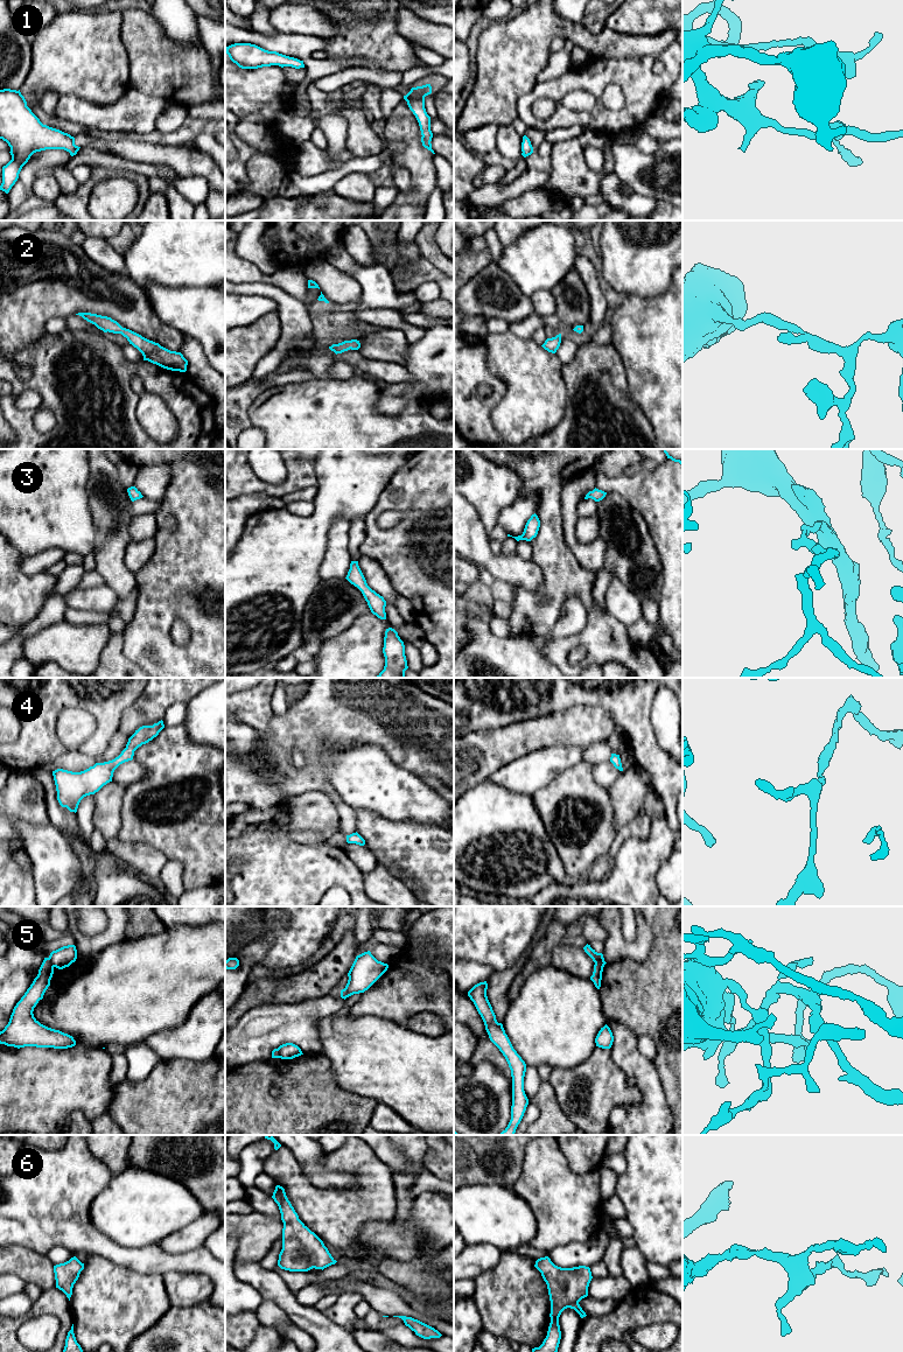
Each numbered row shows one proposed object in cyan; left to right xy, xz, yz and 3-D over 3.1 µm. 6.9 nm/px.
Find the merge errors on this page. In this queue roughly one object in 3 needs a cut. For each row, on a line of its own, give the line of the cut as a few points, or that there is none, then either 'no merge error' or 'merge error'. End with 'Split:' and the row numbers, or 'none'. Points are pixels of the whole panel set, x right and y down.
1: no cut; no merge error
2: no cut; no merge error
3: no cut; no merge error
4: no cut; no merge error
5: cut in xy along (48, 958), (54, 966); merge error
6: no cut; no merge error
Split: 5

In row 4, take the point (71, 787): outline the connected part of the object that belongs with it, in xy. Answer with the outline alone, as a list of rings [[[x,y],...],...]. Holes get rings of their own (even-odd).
[[[163,721],[153,726],[142,726],[128,738],[126,748],[112,761],[96,763],[93,766],[72,772],[63,769],[52,771],[57,800],[62,807],[77,812],[80,800],[98,792],[104,785],[112,782],[114,770],[122,763],[132,761],[134,751],[148,743],[164,728]]]

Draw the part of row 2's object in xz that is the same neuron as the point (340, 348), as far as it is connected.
[[[357,339],[344,341],[342,343],[332,344],[331,346],[329,346],[329,349],[334,351],[336,355],[348,351],[350,349],[358,350],[359,348],[360,348],[360,343]]]

